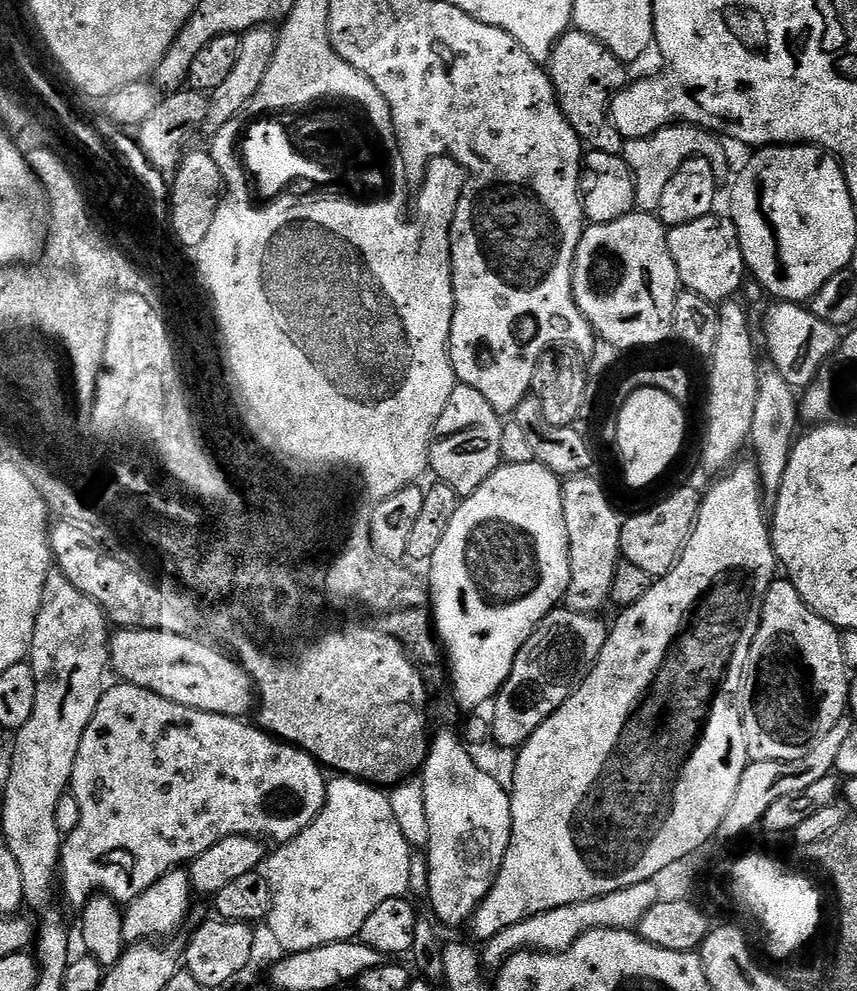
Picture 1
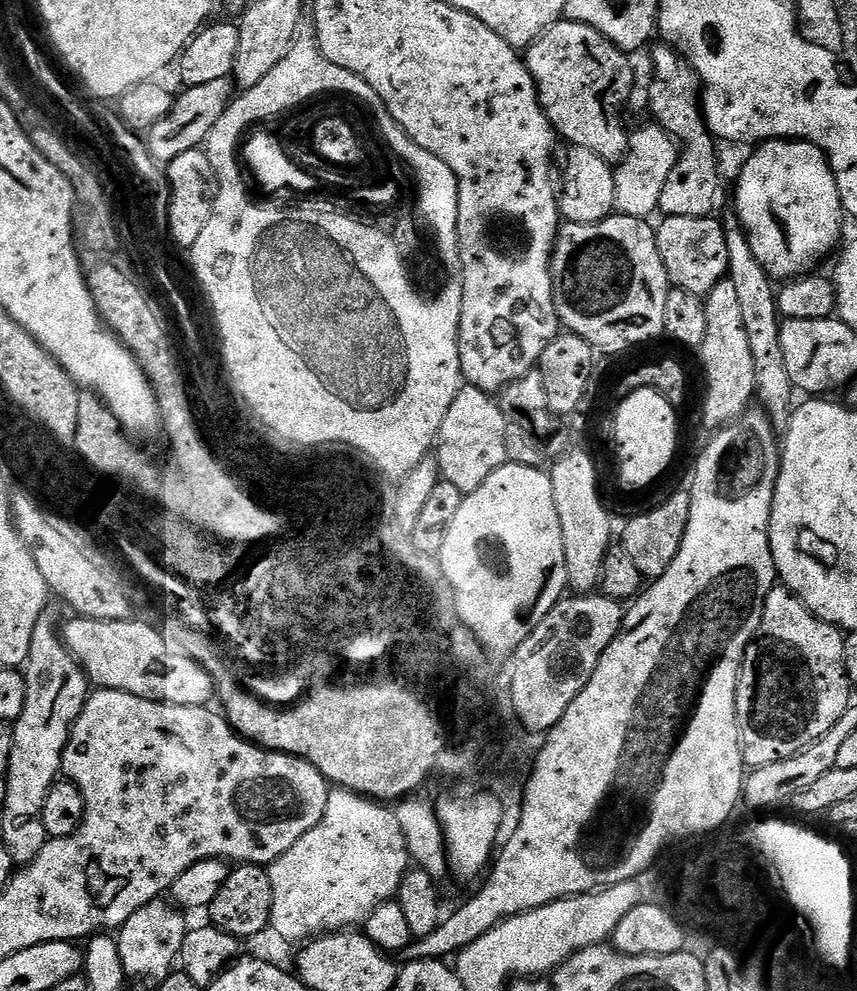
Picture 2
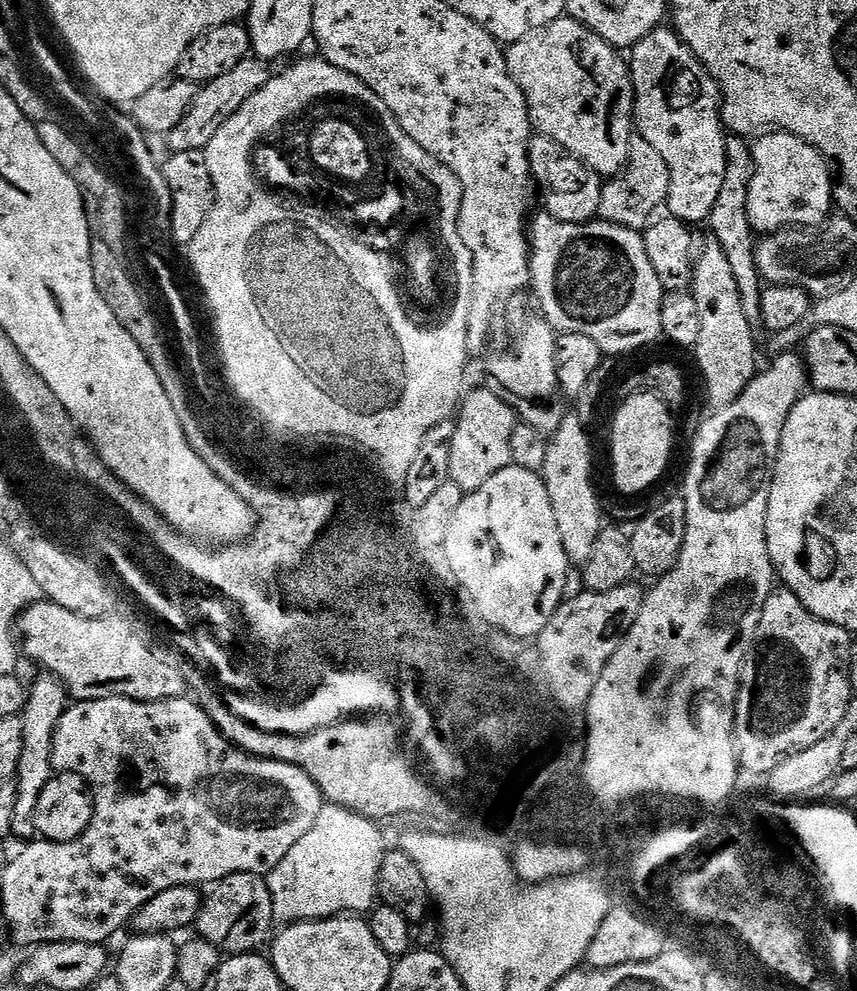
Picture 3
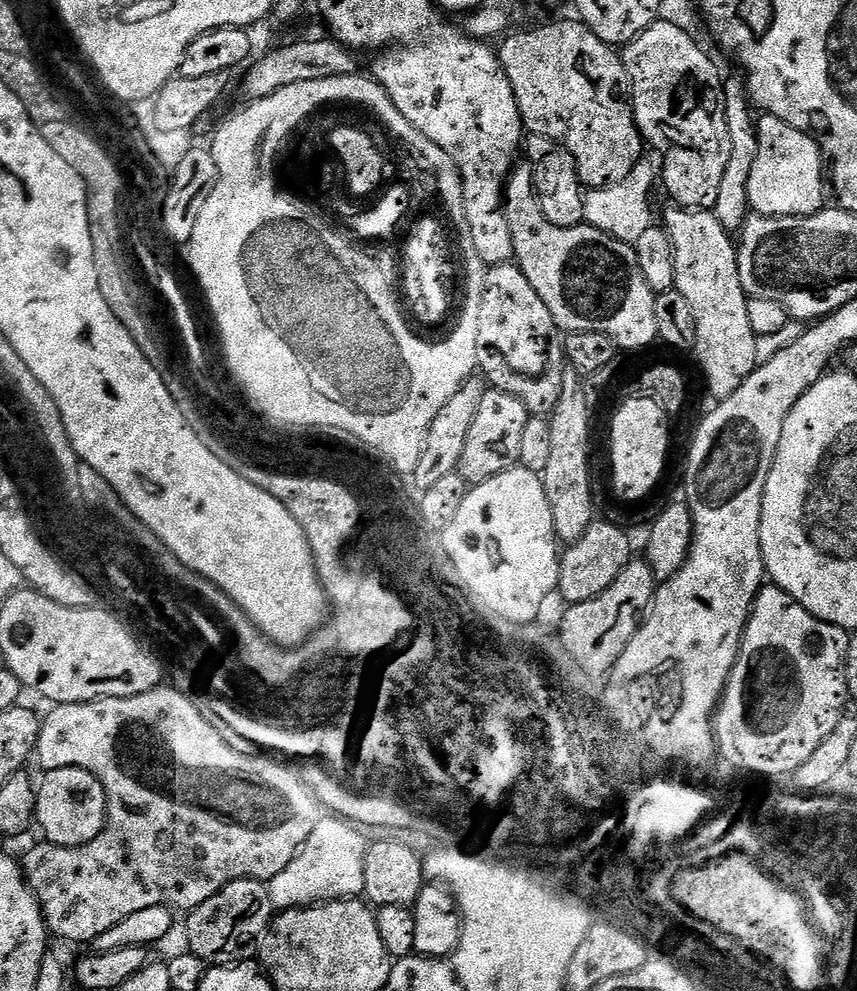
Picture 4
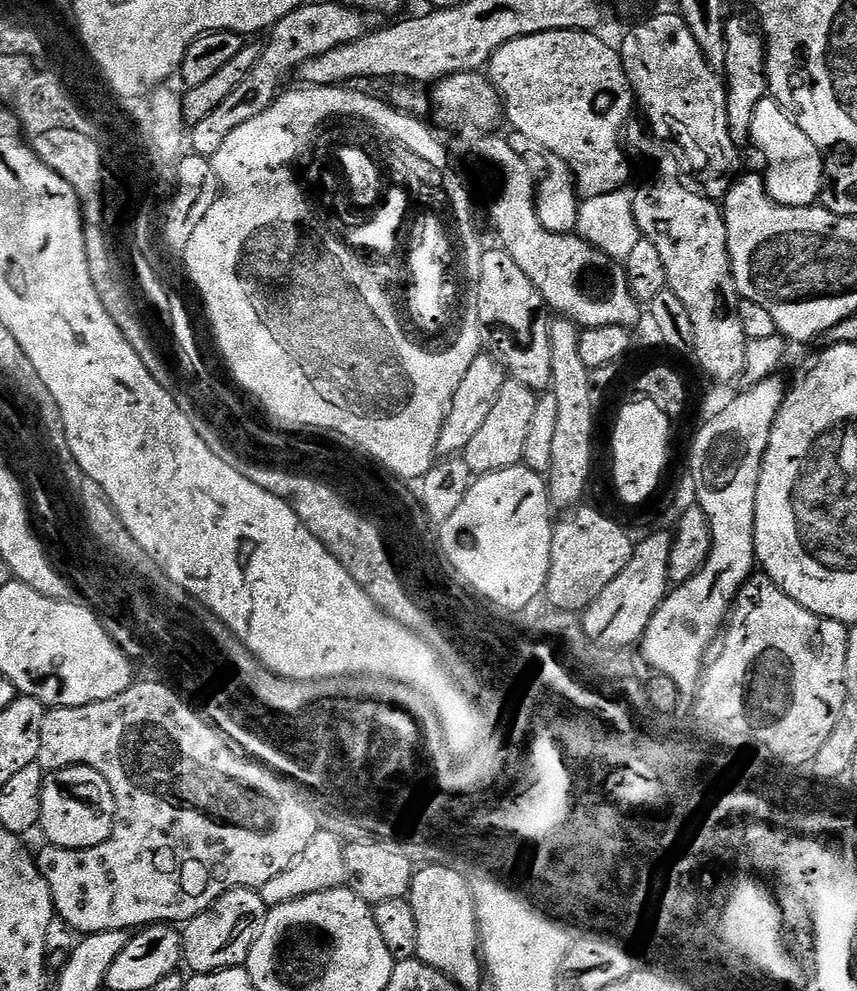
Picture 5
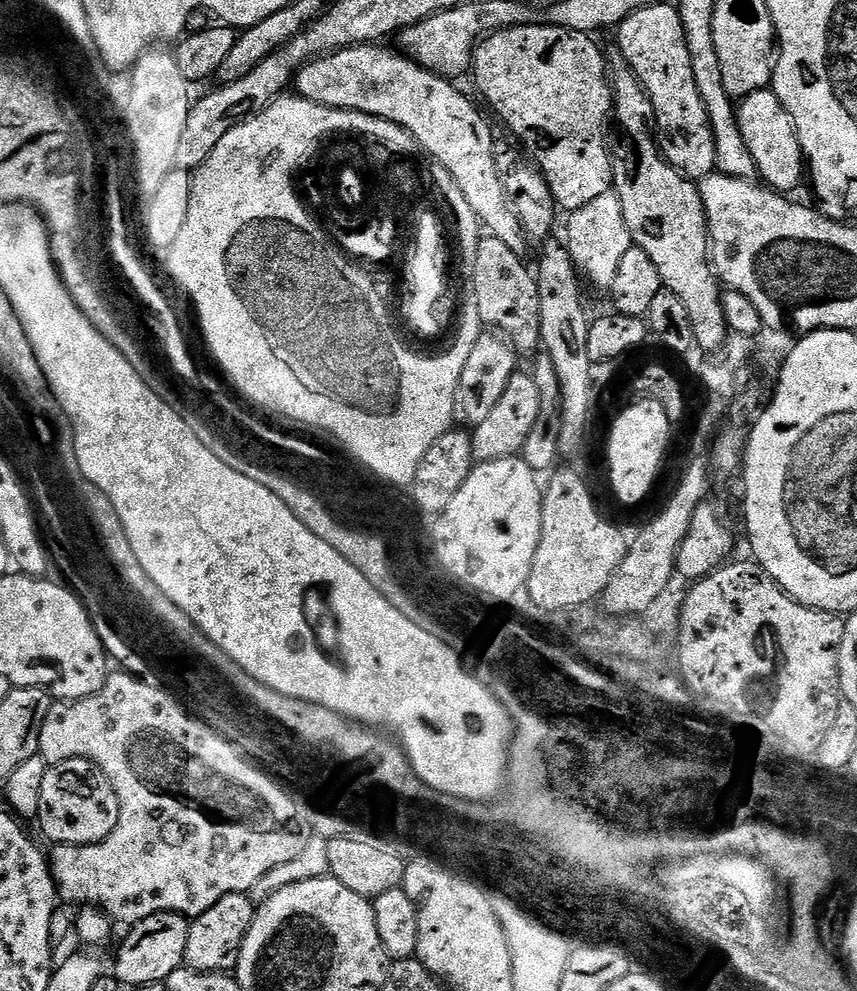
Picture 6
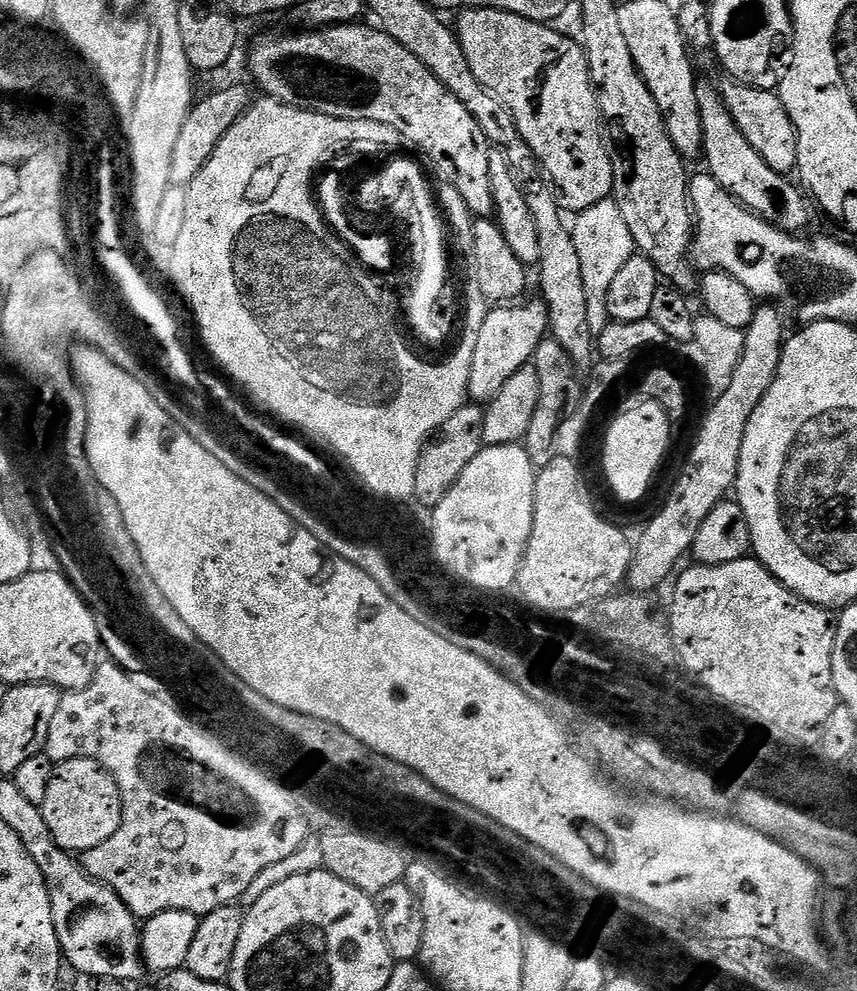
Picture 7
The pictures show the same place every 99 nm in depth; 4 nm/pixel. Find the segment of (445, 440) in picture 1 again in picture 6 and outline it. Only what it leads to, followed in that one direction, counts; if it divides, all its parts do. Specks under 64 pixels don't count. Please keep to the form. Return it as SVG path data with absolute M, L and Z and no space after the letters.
M516 371L510 378L508 385L506 385L505 392L502 393L502 399L495 404L493 412L471 429L473 461L476 464L485 464L486 462L494 462L511 456L519 457L526 446L526 438L530 438L530 430L534 430L534 422L538 422L541 414L542 394L538 391L538 382L535 375L531 371Z

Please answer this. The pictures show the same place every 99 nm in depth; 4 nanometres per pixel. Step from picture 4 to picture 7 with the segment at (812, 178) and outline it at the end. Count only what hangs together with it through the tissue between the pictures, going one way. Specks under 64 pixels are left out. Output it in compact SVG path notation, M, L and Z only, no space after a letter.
M735 82L723 85L722 95L730 114L734 114L734 122L738 122L738 130L746 134L746 142L750 142L750 146L754 146L754 150L758 150L758 154L762 154L764 161L776 172L795 173L798 162L796 128L790 122L790 114L786 114L779 95L767 88L748 88Z

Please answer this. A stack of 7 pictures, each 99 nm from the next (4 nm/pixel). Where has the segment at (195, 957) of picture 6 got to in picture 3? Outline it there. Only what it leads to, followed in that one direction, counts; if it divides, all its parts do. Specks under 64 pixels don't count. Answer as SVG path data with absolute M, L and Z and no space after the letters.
M230 874L209 892L212 893L203 897L194 925L195 931L200 931L199 939L210 942L228 956L259 953L274 932L274 906L267 879L258 874Z

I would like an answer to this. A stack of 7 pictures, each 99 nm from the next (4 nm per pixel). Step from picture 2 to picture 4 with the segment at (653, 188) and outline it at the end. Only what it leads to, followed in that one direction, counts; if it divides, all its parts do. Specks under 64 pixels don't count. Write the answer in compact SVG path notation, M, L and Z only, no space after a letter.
M641 158L622 178L622 182L614 182L614 186L594 188L584 194L584 223L618 238L622 242L635 245L638 238L642 238L645 230L654 226L652 220L652 204L648 199L652 196L652 187L658 184L658 164L648 158Z

